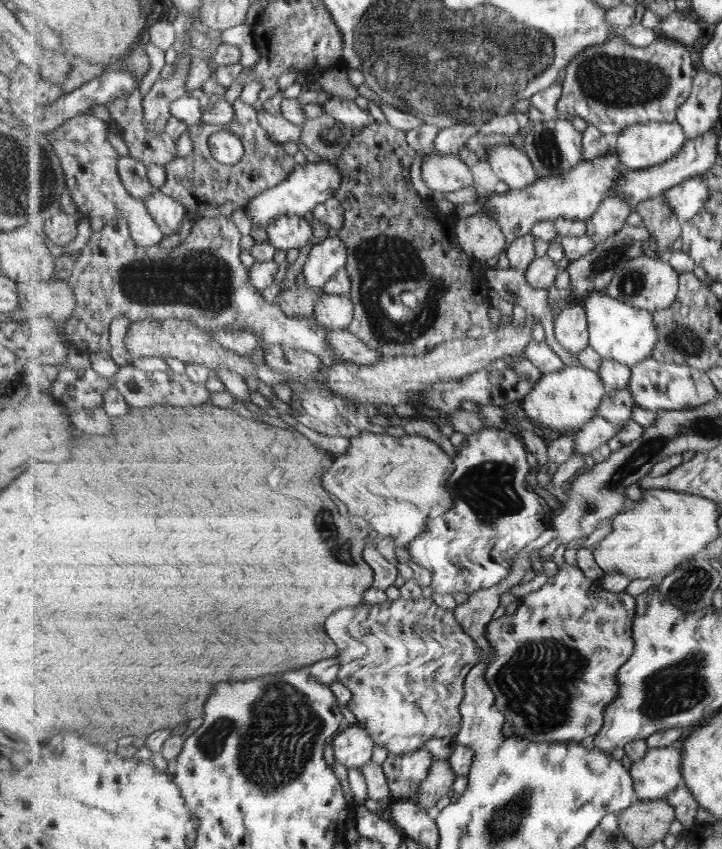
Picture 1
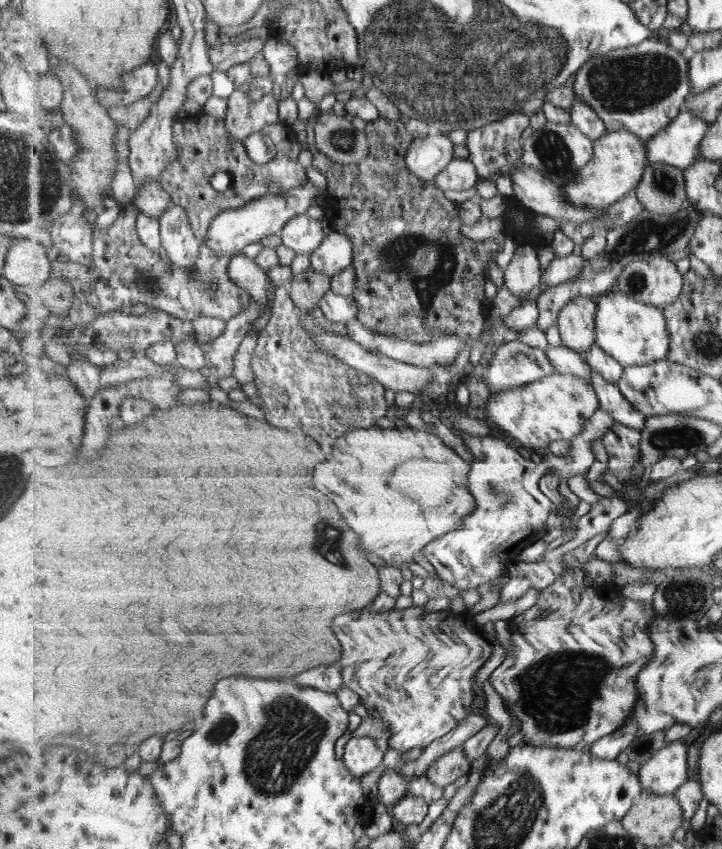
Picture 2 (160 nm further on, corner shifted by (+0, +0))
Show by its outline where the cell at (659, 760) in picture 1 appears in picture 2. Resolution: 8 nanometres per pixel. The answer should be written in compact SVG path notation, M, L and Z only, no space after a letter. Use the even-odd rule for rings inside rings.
M681 741L669 742L651 760L641 764L639 769L642 788L659 796L674 795L689 781L689 748Z

